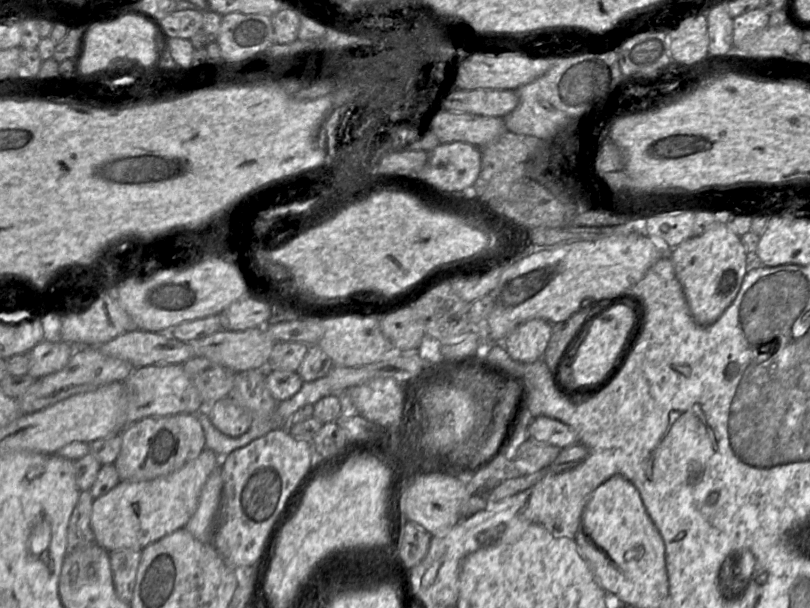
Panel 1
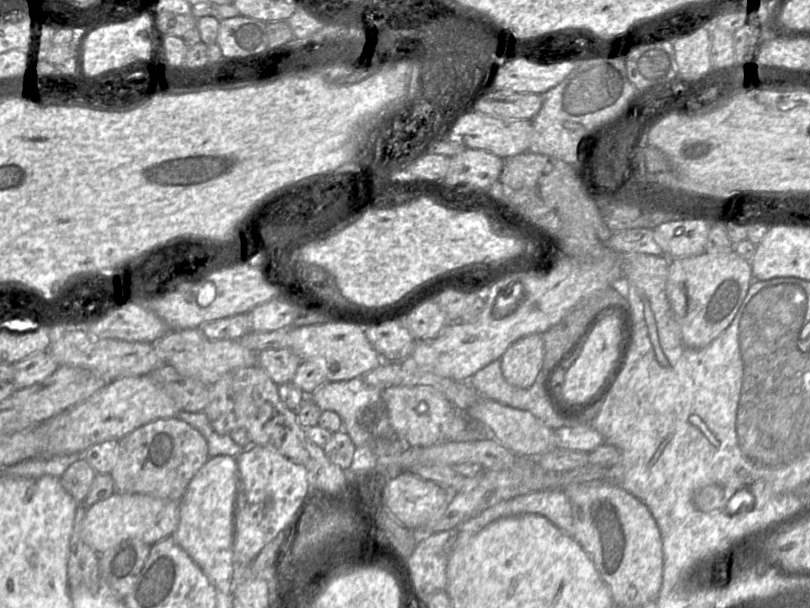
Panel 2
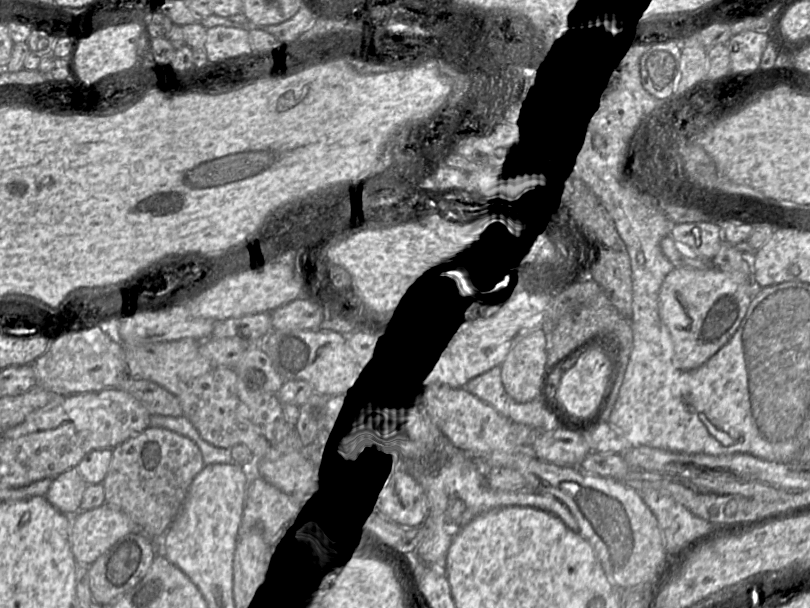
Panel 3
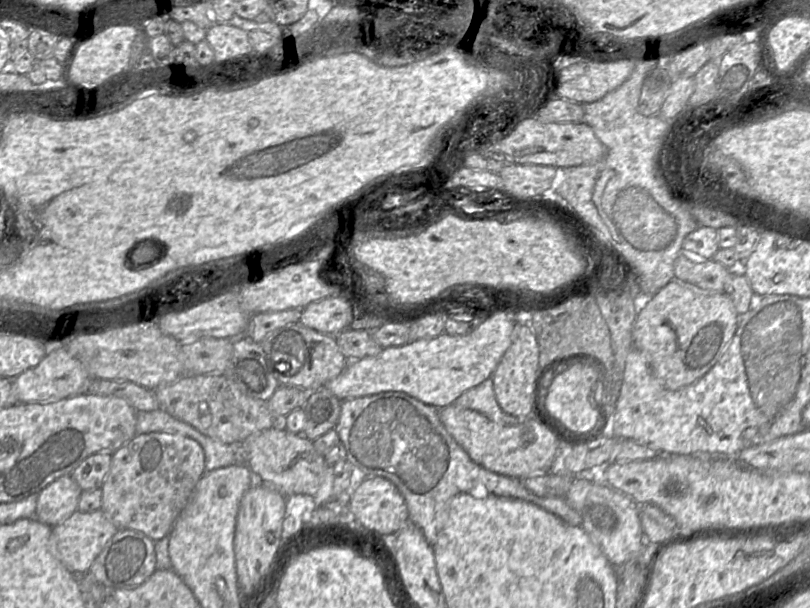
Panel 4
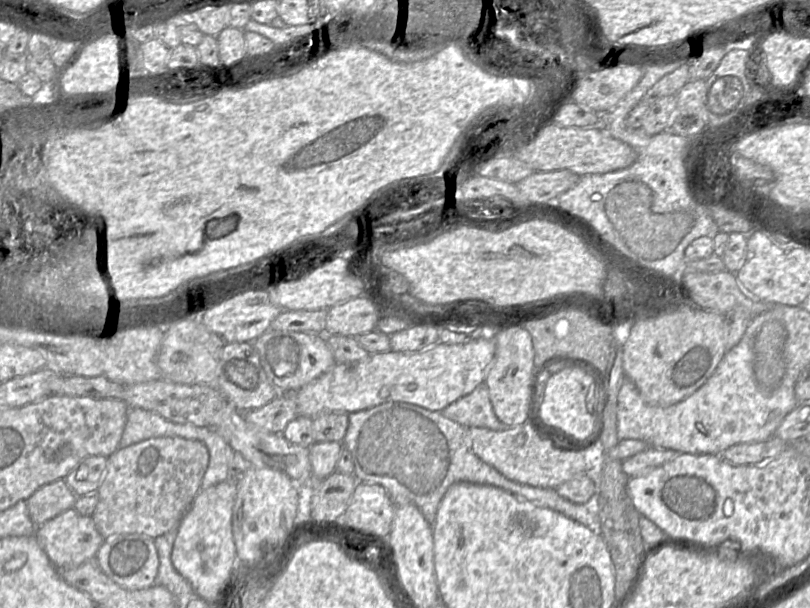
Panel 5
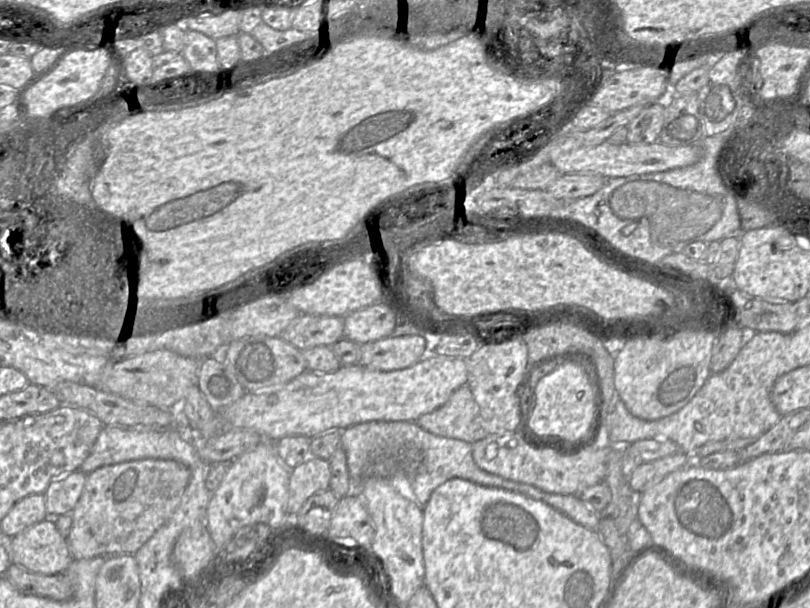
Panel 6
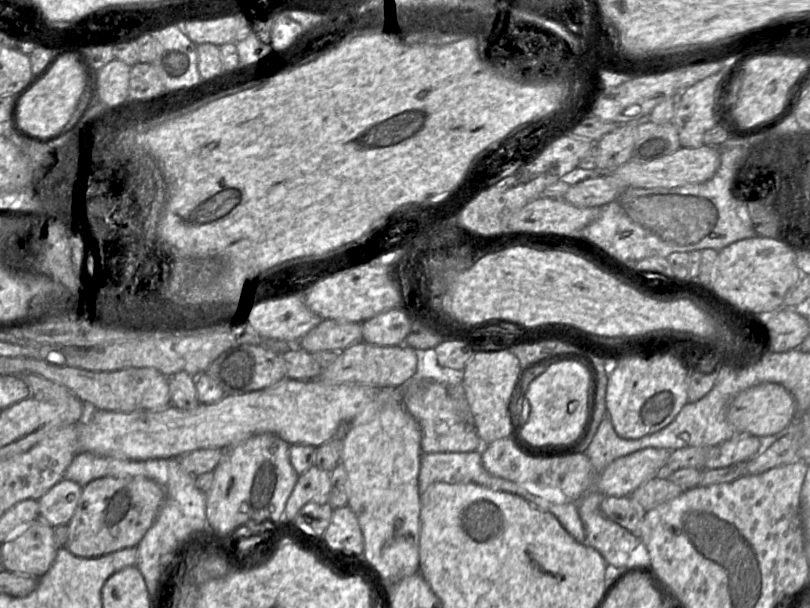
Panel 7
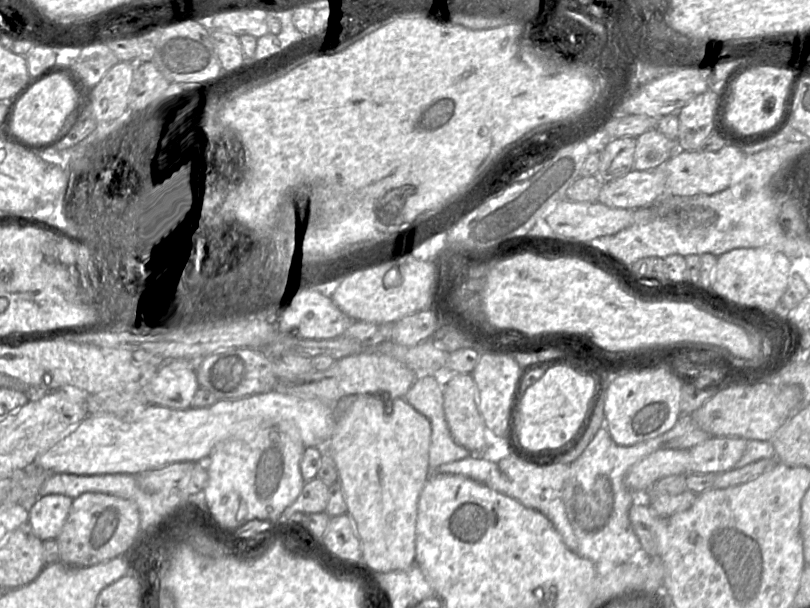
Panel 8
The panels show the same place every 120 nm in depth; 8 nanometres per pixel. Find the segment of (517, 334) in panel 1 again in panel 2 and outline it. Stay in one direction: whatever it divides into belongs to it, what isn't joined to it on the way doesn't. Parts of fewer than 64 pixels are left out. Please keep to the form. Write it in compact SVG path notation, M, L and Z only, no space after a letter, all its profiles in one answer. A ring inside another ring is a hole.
M530 334L512 343L501 361L503 377L510 385L526 389L533 385L544 360L542 334Z

